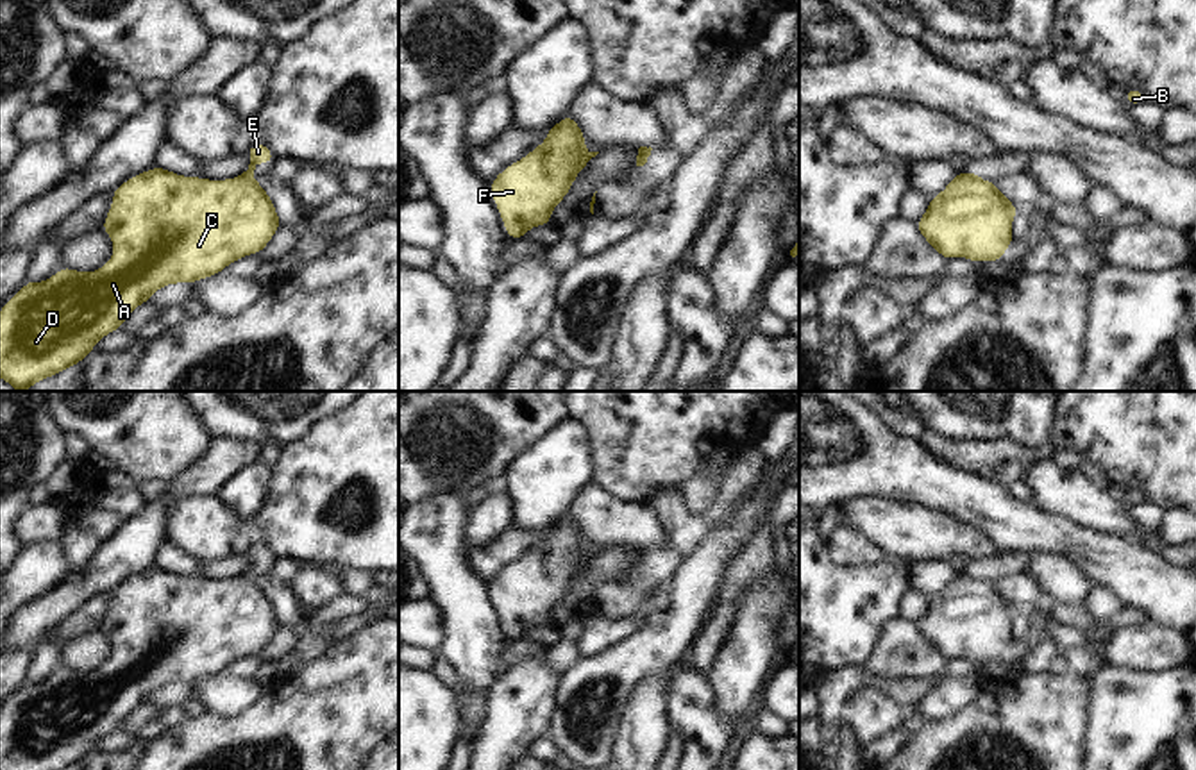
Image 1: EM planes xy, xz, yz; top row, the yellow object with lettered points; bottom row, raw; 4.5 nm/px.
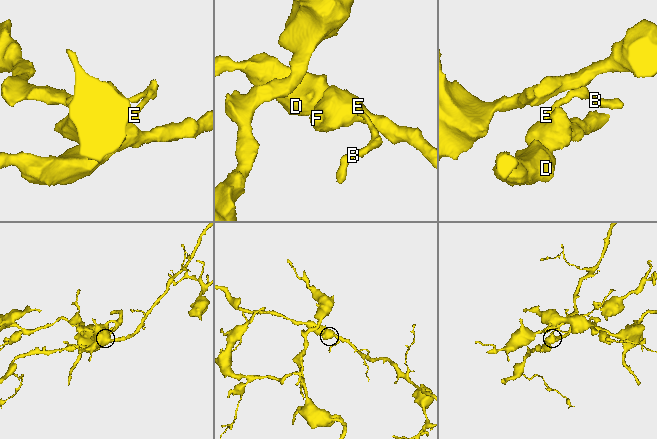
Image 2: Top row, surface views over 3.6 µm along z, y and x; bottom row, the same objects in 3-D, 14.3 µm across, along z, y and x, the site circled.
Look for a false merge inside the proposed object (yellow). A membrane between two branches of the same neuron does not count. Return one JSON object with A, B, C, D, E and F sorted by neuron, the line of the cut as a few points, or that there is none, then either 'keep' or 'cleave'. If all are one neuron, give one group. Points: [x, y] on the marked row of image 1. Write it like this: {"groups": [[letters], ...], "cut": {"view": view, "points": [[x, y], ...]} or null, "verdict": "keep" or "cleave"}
{"groups": [["A", "C", "D", "F"], ["B", "E"]], "cut": {"view": "xy", "points": [[244, 172], [251, 177]]}, "verdict": "cleave"}

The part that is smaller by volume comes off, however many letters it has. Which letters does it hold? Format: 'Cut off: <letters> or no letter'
Cut off: B, E.

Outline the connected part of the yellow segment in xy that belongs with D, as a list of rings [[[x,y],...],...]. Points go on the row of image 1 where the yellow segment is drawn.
[[[150,168],[113,191],[102,222],[114,245],[111,259],[97,272],[63,266],[48,280],[29,282],[0,311],[0,379],[16,391],[54,377],[84,361],[107,334],[168,284],[193,284],[250,254],[261,254],[282,222],[265,188],[241,173],[209,180]]]

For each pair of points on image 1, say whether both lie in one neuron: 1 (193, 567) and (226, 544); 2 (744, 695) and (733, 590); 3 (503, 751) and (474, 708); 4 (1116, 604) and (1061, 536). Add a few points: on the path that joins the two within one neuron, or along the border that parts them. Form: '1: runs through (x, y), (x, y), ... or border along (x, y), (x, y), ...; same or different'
1: border along (170, 540), (202, 561); different
2: border along (760, 579), (742, 592), (735, 620), (719, 652); different
3: border along (496, 683), (488, 701), (488, 717), (472, 744); different
4: border along (1098, 585), (1109, 586), (1127, 604); different

